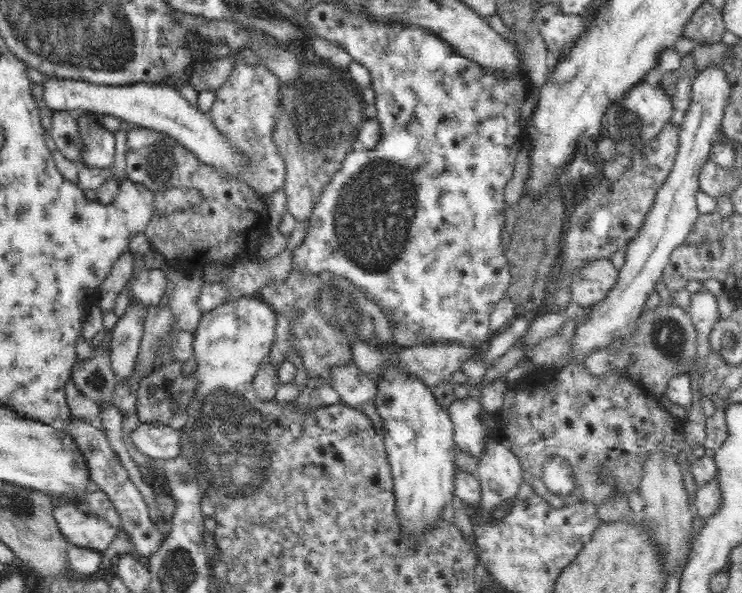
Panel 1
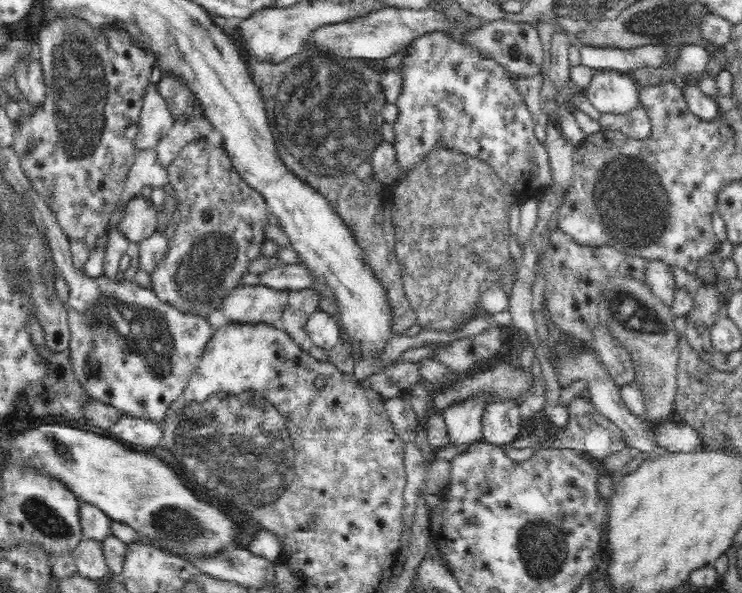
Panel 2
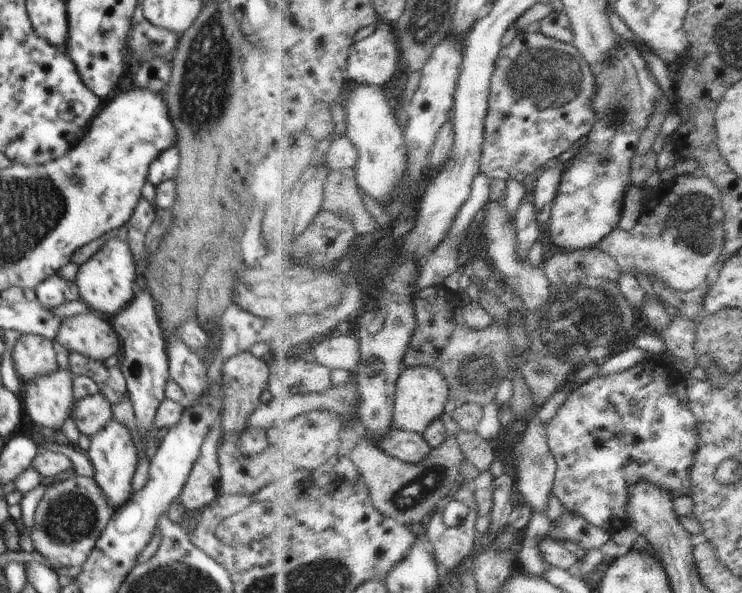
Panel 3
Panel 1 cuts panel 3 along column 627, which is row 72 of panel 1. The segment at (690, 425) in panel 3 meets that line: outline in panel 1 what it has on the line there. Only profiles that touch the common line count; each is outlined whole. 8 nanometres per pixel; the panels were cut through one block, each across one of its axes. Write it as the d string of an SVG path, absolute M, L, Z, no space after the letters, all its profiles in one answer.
M316 4L307 11L308 22L322 37L342 43L352 58L368 68L371 74L372 87L375 91L375 107L381 124L381 140L369 152L368 164L354 168L354 160L344 160L342 168L330 179L330 182L320 193L314 206L312 216L304 239L291 251L291 265L295 274L308 276L333 272L351 280L364 296L376 303L385 314L390 325L390 336L396 344L413 348L418 344L430 345L440 342L458 340L467 344L486 345L492 334L488 331L489 312L503 298L503 292L508 288L510 271L507 263L504 234L506 234L506 186L514 176L516 155L522 148L528 147L527 125L537 108L539 97L532 92L530 78L521 68L516 71L506 69L490 69L478 63L476 59L467 58L458 52L449 42L441 39L433 32L416 28L415 26L385 26L377 22L363 22L357 18L345 18L339 10Z

